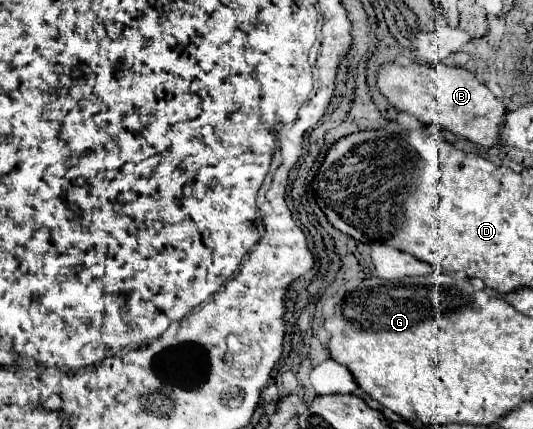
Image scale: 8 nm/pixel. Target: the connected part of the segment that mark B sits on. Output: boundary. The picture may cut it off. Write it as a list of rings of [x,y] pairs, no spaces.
[[[384,64],[378,72],[378,88],[392,106],[416,116],[424,124],[436,124],[484,148],[504,144],[500,126],[504,126],[506,106],[464,68],[440,64]]]

